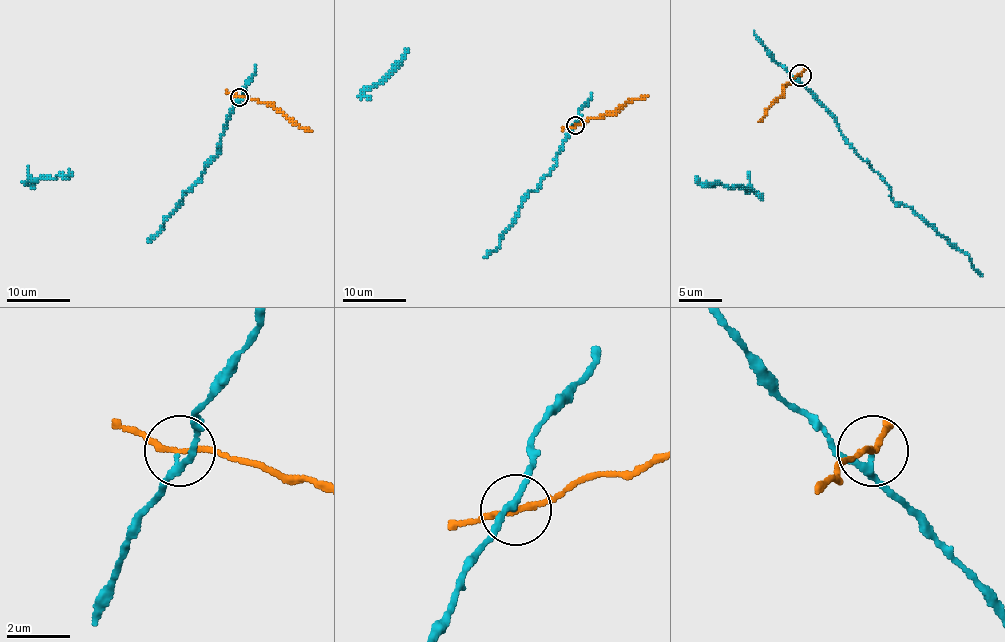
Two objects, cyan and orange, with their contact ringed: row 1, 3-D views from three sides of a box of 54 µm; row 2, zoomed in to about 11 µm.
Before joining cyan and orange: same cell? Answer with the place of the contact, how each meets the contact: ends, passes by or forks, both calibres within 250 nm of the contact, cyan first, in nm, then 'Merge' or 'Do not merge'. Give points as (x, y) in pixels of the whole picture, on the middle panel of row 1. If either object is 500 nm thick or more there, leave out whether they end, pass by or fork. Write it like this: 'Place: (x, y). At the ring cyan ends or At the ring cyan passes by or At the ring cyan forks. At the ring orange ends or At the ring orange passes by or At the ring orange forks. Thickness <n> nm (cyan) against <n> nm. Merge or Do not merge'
Place: (575, 125). At the ring cyan passes by. At the ring orange passes by. Thickness 180 nm (cyan) against 160 nm. Do not merge

